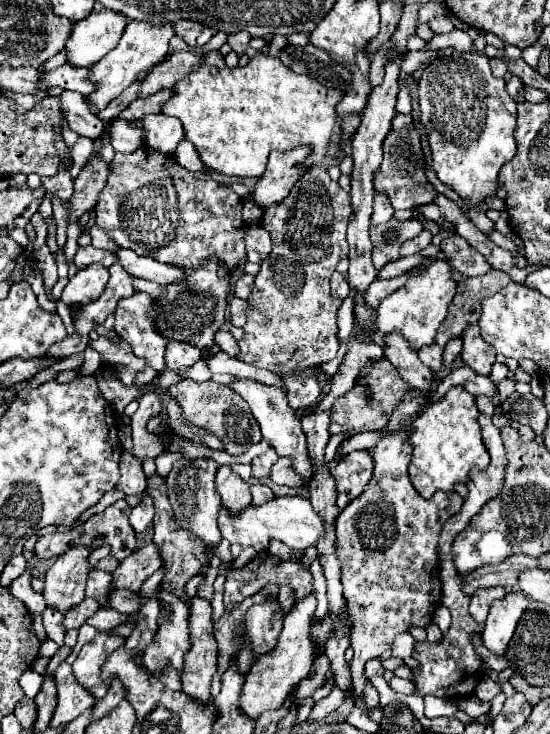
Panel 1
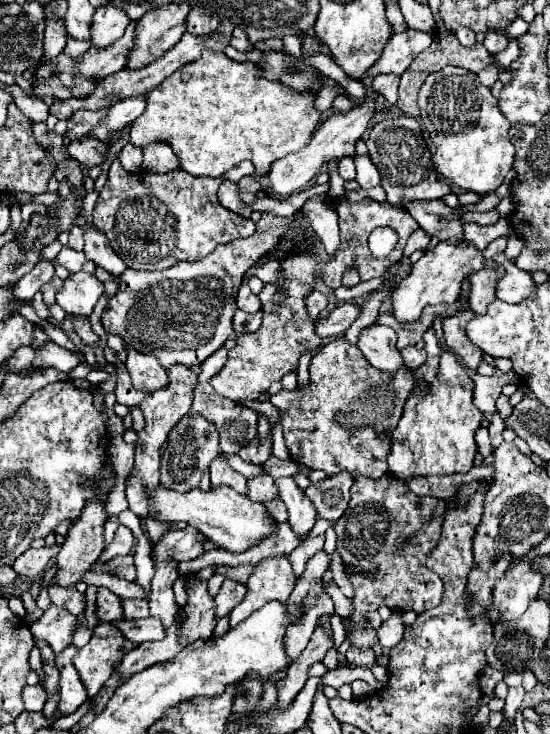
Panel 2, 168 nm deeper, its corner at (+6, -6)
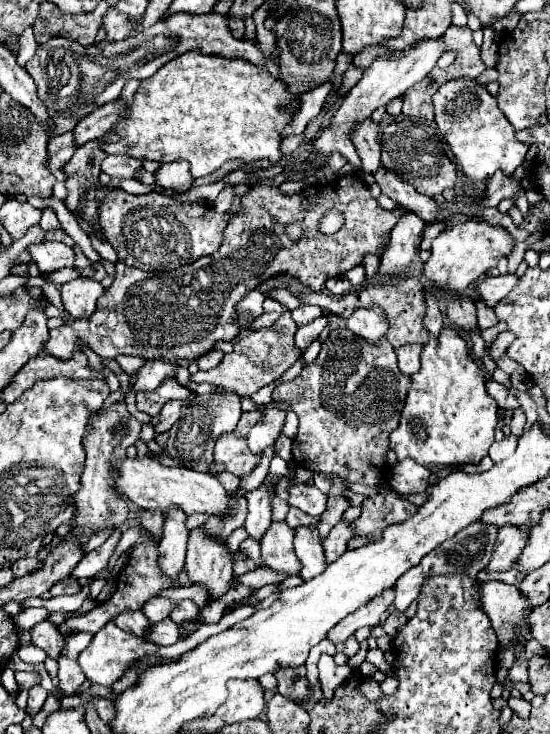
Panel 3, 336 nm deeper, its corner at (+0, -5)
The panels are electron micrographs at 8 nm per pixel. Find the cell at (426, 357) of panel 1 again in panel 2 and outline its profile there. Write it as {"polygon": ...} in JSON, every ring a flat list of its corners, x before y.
{"polygon":[[413,347,401,349,401,357,403,357,403,363,405,363,411,371,415,371,417,367,421,367,421,365,425,363,425,359,427,359,425,351,419,351,419,349,413,349]]}

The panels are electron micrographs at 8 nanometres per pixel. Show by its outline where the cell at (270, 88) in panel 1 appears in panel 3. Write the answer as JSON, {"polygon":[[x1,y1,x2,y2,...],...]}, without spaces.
{"polygon":[[193,50,193,54,181,54,173,58,161,70,141,82,131,104,131,112,125,110,121,120,113,126,113,130,121,134,121,140,117,144,103,144,101,148,107,154,127,152,135,158,157,162,187,160,191,164,193,178,209,176,229,160,243,160,247,164,269,160,271,164,277,164,283,158,281,130,293,122,289,114,285,114,285,102,289,102,285,86,281,86,281,80,273,78,267,70,251,66,241,58,229,60,223,56,207,56,199,50]]}

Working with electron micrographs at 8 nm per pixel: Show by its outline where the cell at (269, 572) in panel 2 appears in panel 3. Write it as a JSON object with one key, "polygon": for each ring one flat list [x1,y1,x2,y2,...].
{"polygon":[[273,522,261,540,261,568,269,568,277,574,297,576,301,562,293,550,293,528,285,522]]}

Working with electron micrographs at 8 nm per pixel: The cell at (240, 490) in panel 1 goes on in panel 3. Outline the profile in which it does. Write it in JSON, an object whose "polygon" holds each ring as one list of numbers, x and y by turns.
{"polygon":[[235,432,223,434,215,444,215,462,241,478,255,470,259,458,261,456,251,454,245,438,239,438]]}

